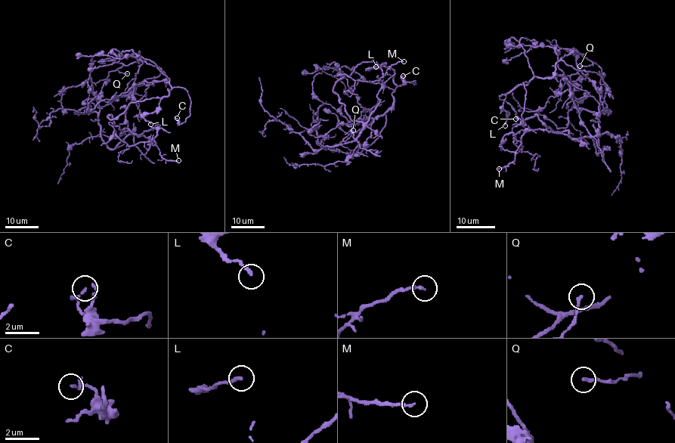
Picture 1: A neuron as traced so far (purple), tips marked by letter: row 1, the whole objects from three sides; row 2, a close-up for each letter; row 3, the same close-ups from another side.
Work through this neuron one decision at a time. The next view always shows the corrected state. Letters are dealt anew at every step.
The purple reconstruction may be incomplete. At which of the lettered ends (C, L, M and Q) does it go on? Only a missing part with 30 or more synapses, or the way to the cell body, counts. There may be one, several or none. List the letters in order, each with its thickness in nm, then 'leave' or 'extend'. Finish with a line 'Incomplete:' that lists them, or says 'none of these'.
C: 140 nm thick; leave
L: 200 nm thick; leave
M: 170 nm thick; leave
Q: 190 nm thick; leave
Incomplete: none of these

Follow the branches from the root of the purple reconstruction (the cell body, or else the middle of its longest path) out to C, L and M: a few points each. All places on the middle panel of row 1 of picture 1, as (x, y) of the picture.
C: (372, 144), (386, 123), (386, 112), (394, 105), (391, 93), (407, 82), (416, 84), (404, 82), (403, 75)
L: (372, 144), (386, 123), (397, 86), (391, 69), (370, 68), (376, 66)
M: (372, 144), (360, 154), (323, 146), (356, 138), (379, 102), (379, 79), (392, 65), (404, 61)

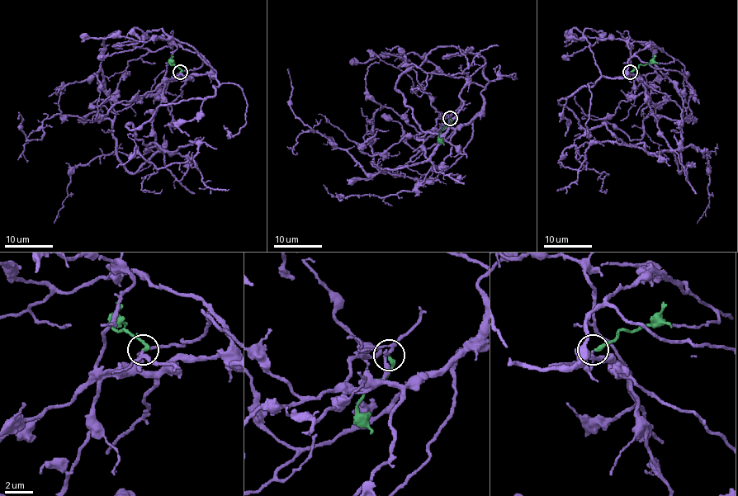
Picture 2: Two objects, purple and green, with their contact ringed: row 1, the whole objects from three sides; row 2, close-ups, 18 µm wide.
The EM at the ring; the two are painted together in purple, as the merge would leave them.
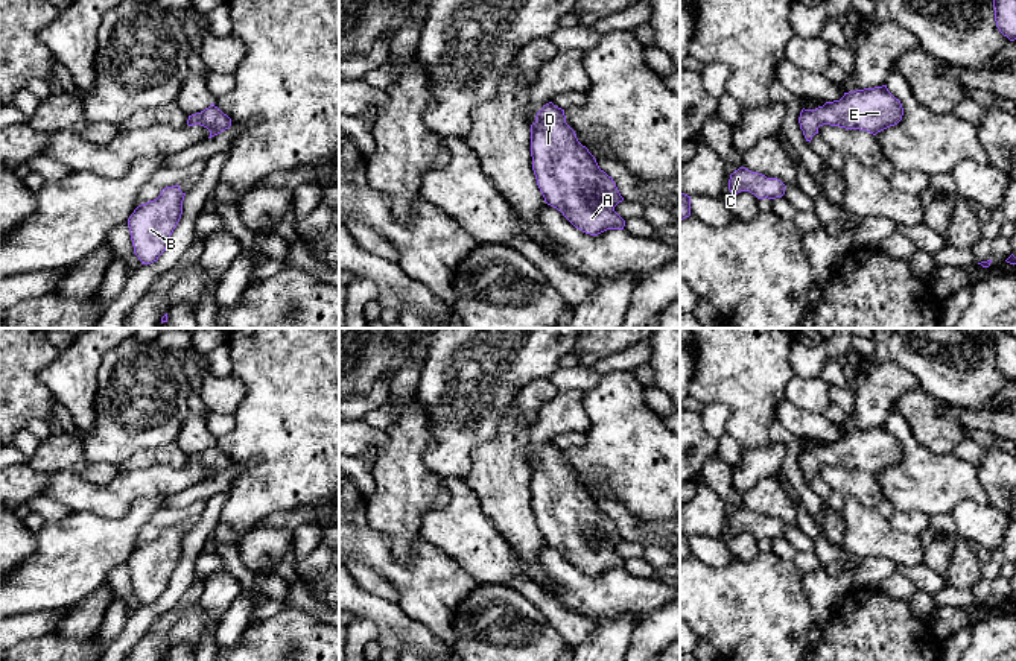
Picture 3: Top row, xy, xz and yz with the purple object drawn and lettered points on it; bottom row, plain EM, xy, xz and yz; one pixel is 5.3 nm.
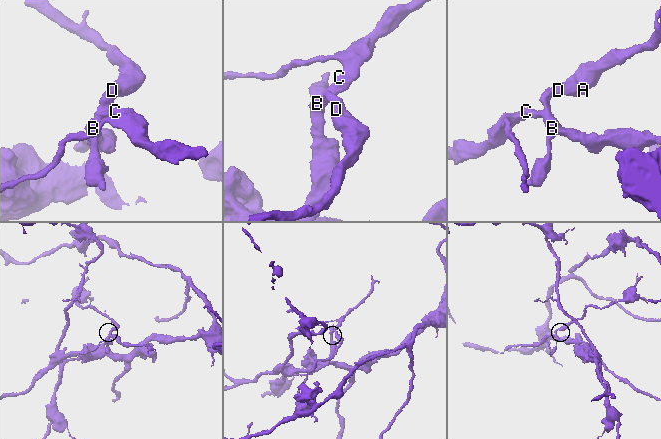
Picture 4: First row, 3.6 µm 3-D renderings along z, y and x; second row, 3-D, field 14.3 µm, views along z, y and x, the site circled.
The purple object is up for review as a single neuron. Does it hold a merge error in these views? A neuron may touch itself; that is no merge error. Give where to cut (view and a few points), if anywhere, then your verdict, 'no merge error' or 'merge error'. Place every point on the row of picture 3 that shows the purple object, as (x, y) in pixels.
no cut; no merge error

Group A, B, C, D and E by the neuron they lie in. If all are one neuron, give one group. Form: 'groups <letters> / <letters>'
groups A B C D E

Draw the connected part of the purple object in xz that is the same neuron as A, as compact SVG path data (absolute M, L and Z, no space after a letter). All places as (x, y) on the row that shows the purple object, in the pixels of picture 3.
M546 103L531 125L531 157L537 185L545 202L578 229L598 236L624 229L625 220L614 211L624 201L614 181L599 169L566 123L564 109Z

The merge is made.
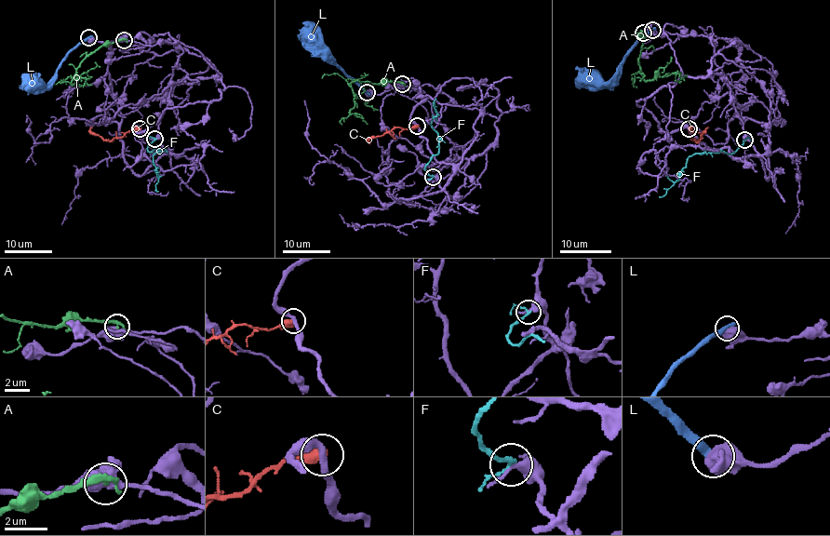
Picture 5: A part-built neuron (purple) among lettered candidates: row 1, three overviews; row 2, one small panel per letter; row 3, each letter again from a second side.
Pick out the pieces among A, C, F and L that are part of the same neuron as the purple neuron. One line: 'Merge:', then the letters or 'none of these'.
Merge: none of these

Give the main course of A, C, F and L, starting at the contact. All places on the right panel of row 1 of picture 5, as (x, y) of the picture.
A: (642, 33), (638, 63), (644, 78), (667, 76), (676, 73), (676, 81), (687, 74)
C: (689, 128), (691, 130), (690, 138), (696, 141), (708, 127)
F: (745, 140), (729, 154), (721, 151), (691, 154), (677, 180), (659, 197)
L: (653, 30), (632, 48), (621, 65), (618, 75), (609, 83), (592, 83), (582, 76)

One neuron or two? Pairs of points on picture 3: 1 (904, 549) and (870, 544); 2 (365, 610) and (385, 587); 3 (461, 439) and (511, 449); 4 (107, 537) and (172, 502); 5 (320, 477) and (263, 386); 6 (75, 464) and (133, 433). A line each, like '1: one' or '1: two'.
1: one
2: two
3: two
4: two
5: one
6: two

